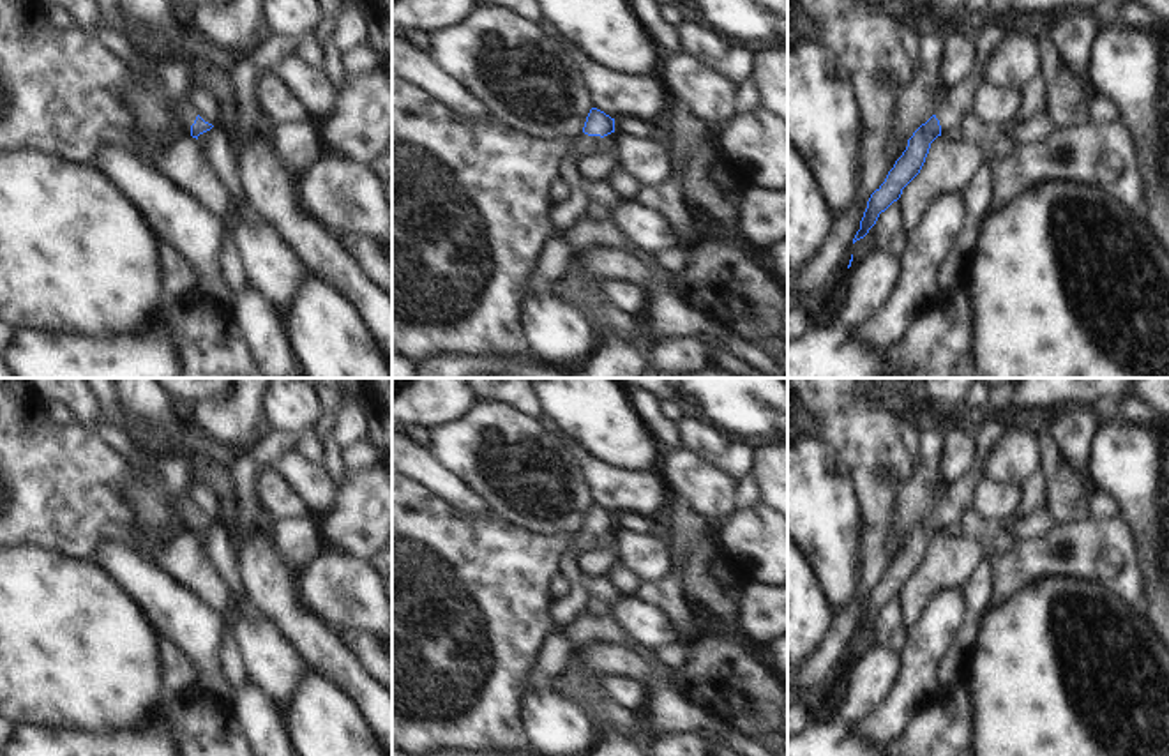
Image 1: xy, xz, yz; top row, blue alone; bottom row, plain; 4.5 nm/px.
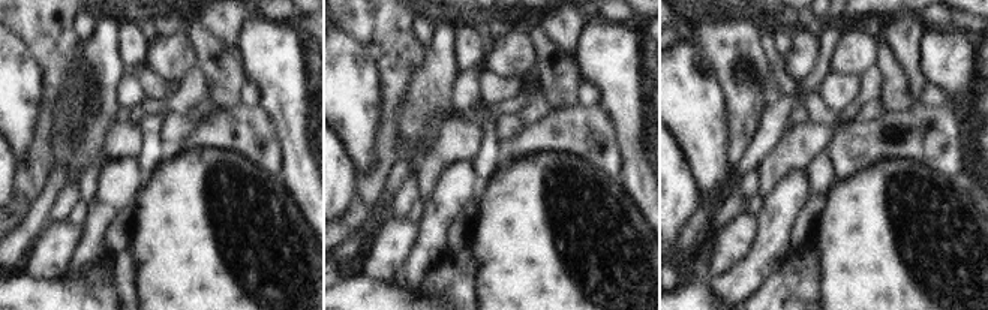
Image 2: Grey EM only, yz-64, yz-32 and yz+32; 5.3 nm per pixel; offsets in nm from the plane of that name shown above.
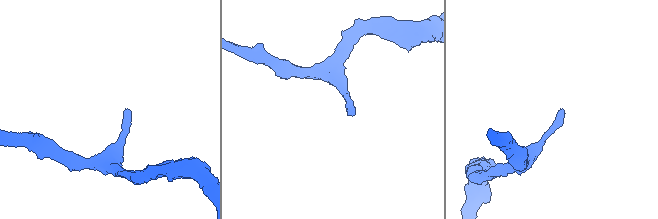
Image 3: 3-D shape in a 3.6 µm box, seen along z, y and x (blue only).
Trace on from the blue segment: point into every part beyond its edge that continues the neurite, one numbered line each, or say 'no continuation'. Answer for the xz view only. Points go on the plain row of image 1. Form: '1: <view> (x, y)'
1: xz (581, 541)

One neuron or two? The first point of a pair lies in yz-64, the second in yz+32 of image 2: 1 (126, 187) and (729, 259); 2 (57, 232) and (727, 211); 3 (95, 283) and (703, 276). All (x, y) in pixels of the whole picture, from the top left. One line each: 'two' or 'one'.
1: two
2: two
3: two

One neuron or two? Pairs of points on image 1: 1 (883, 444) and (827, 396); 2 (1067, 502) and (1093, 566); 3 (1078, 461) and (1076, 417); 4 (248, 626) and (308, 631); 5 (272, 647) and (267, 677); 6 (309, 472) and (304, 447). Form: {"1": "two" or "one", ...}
{"1": "one", "2": "two", "3": "one", "4": "two", "5": "one", "6": "two"}

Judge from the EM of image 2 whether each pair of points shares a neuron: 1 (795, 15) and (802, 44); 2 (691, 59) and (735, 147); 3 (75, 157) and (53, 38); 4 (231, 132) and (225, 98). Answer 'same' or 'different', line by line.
1: different
2: different
3: different
4: different

